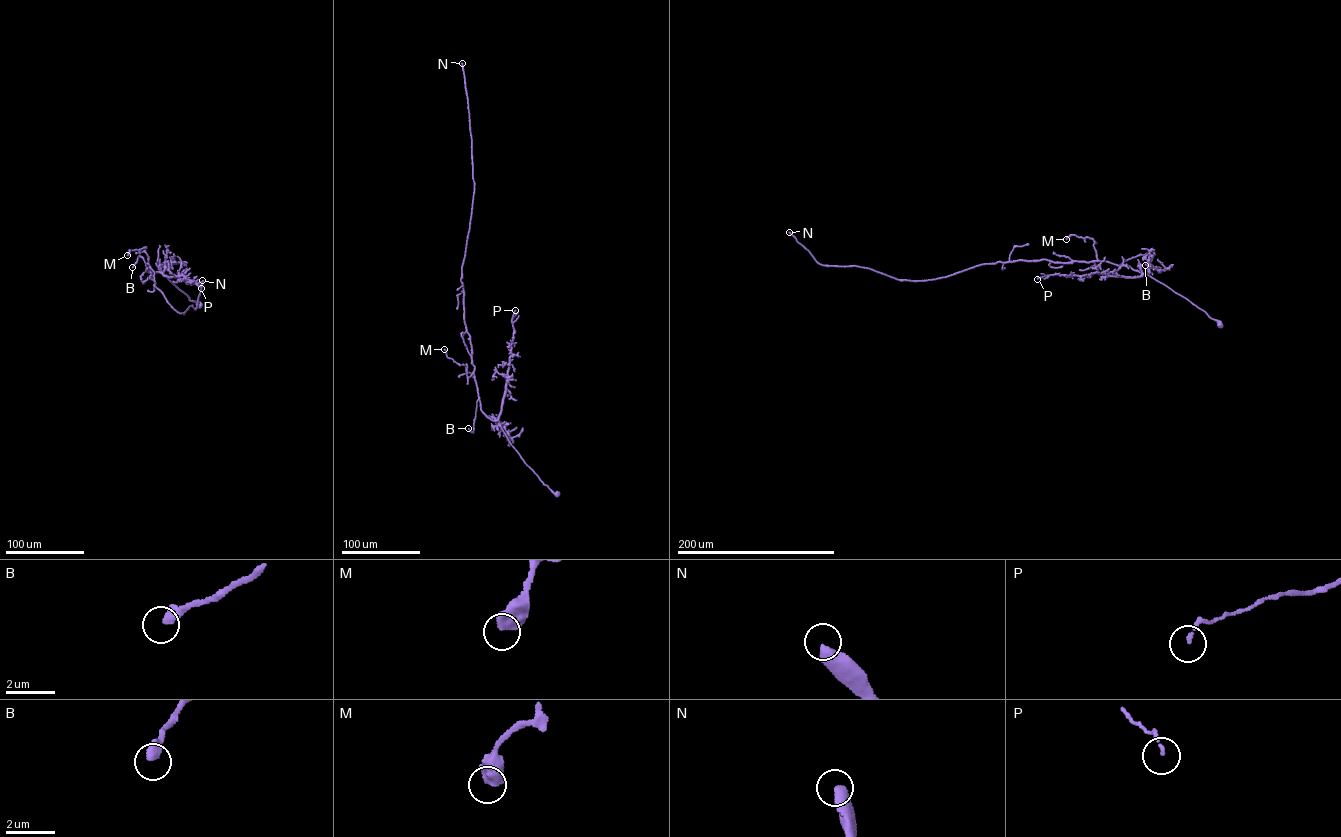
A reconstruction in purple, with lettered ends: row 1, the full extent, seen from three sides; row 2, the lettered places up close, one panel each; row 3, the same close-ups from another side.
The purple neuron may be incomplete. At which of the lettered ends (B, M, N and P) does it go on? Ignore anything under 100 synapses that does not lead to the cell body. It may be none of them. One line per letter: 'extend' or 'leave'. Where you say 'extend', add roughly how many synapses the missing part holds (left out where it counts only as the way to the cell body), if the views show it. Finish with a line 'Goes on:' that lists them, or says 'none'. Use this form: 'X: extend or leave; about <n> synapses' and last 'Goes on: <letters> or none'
B: leave
M: leave
N: extend; about 190 synapses
P: leave
Goes on: N

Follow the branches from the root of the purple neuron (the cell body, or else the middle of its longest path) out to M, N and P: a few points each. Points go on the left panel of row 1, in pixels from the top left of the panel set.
M: (199, 305), (163, 271), (148, 270), (146, 247), (129, 249), (127, 255)
N: (199, 305), (163, 271), (148, 269), (154, 286), (180, 313), (192, 305), (196, 309), (202, 280)
P: (199, 305), (162, 273), (168, 277), (183, 275), (196, 281), (201, 288)

